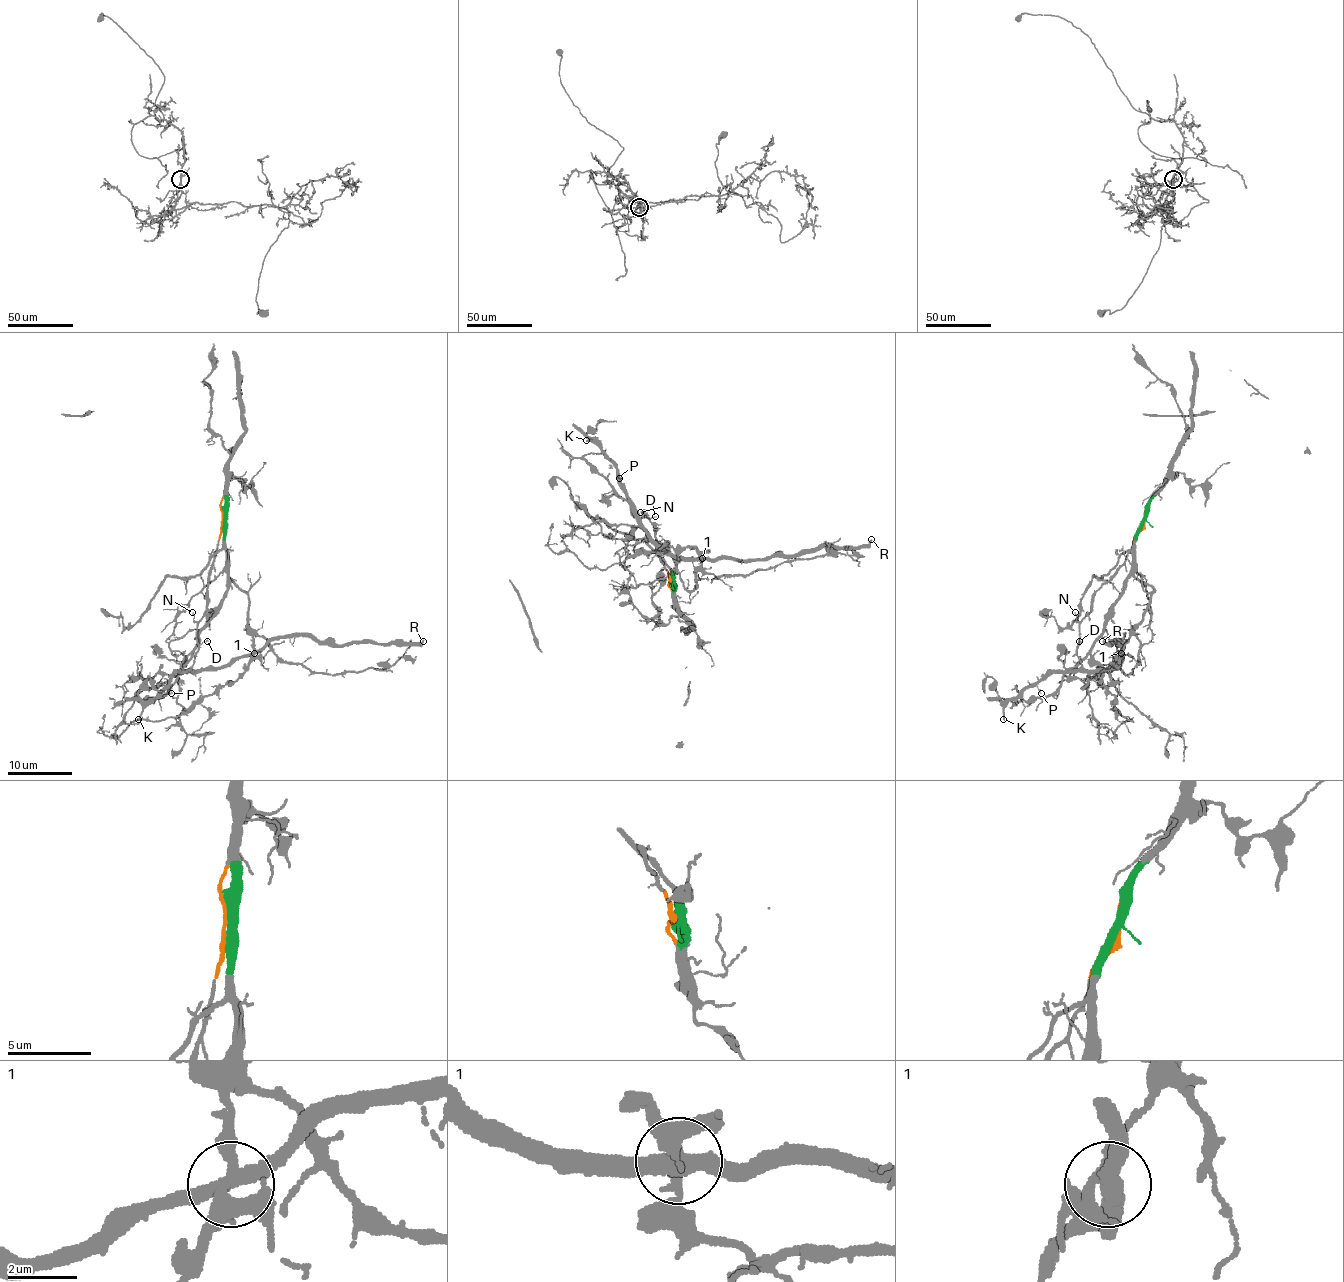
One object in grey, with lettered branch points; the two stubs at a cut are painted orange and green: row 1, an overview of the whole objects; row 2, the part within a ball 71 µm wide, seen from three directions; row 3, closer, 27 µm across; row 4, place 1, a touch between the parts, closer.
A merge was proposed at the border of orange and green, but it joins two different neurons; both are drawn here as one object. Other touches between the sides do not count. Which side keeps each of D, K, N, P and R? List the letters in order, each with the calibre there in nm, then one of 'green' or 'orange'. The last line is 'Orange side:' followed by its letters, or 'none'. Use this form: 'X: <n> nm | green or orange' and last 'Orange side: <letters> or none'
D: 110 nm | orange
K: 190 nm | orange
N: 100 nm | orange
P: 100 nm | orange
R: 260 nm | orange
Orange side: D, K, N, P, R

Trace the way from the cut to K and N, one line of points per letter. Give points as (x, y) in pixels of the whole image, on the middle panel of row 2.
K: (670, 581), (662, 561), (655, 529), (646, 514), (641, 518), (613, 463), (597, 445), (586, 440)
N: (670, 581), (662, 561), (655, 527), (641, 511)

